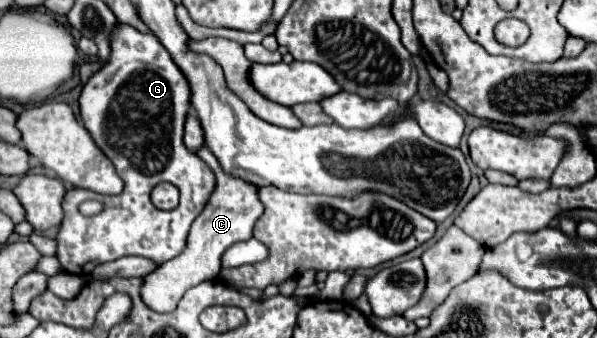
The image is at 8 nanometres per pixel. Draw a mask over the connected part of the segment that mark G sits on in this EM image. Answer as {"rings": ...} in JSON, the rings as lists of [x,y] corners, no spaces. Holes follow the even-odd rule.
{"rings":[[[118,24],[114,30],[114,36],[110,40],[110,62],[98,70],[84,86],[80,96],[80,116],[94,138],[96,146],[114,162],[120,178],[124,180],[124,192],[122,194],[108,196],[94,193],[90,190],[74,188],[67,191],[62,203],[64,220],[60,226],[60,232],[56,236],[58,240],[58,260],[62,268],[70,274],[84,276],[92,272],[94,266],[100,266],[102,262],[112,262],[122,256],[134,254],[144,256],[154,262],[166,262],[180,254],[186,246],[188,230],[194,218],[202,212],[206,206],[210,192],[214,190],[214,172],[208,168],[206,162],[202,162],[196,154],[190,154],[182,142],[184,134],[184,122],[190,108],[190,86],[186,82],[186,76],[174,60],[170,58],[168,50],[158,42],[154,34],[140,34],[128,24]],[[158,182],[170,182],[180,190],[180,204],[170,210],[158,210],[150,202],[150,192]],[[86,200],[100,200],[104,204],[104,210],[96,216],[82,216],[79,206]]]}

